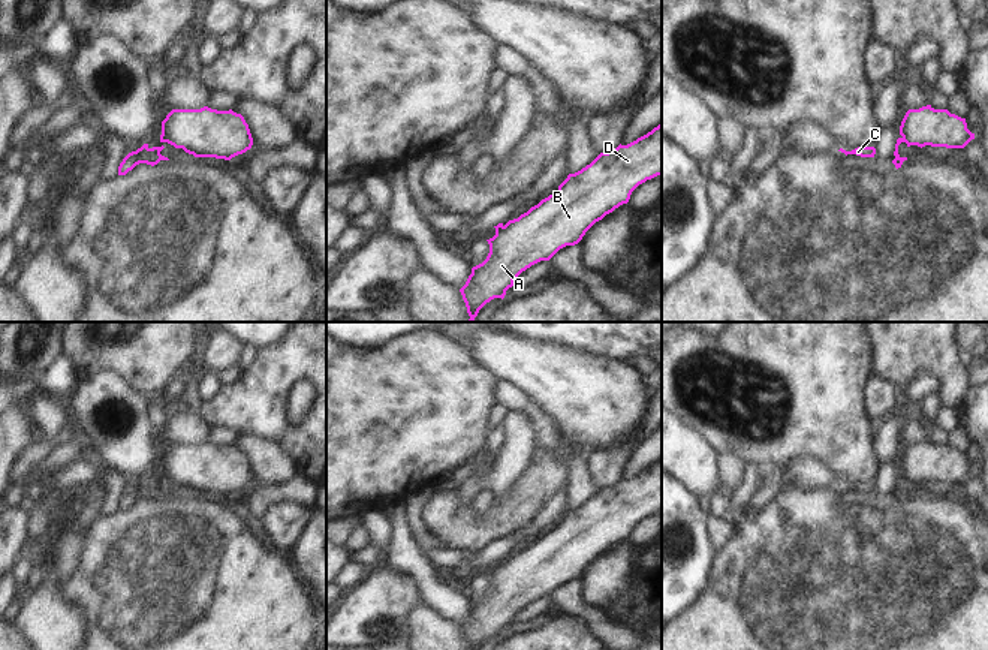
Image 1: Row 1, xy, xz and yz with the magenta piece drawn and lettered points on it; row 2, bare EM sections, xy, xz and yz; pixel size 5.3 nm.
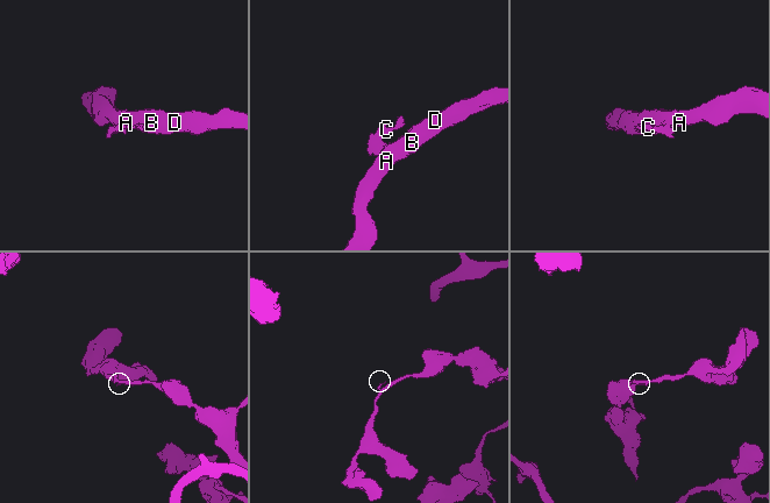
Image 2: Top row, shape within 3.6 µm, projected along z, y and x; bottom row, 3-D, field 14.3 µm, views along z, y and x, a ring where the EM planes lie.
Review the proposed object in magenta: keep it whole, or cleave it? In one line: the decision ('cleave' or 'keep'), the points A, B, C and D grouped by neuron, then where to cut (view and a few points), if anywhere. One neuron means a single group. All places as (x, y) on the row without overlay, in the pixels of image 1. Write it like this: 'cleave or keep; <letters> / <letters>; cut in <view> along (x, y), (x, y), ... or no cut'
cleave; A B D / C; cut in yz along (901, 474), (909, 481)

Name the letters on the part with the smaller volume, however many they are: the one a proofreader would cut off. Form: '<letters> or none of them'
C

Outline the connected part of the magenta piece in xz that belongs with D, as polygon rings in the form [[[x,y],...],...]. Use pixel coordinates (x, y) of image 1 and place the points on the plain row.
[[[662,460],[627,481],[600,488],[590,500],[567,514],[558,526],[542,535],[518,554],[509,556],[493,574],[487,575],[487,595],[472,604],[460,625],[469,650],[494,634],[504,634],[513,616],[531,601],[549,596],[560,584],[578,580],[585,568],[606,550],[627,539],[632,527],[647,515],[662,511]]]

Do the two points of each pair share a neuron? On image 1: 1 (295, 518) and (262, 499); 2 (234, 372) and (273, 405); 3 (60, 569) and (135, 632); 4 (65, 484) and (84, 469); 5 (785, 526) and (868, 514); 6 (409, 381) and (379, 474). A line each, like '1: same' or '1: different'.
1: different
2: different
3: different
4: same
5: same
6: same

